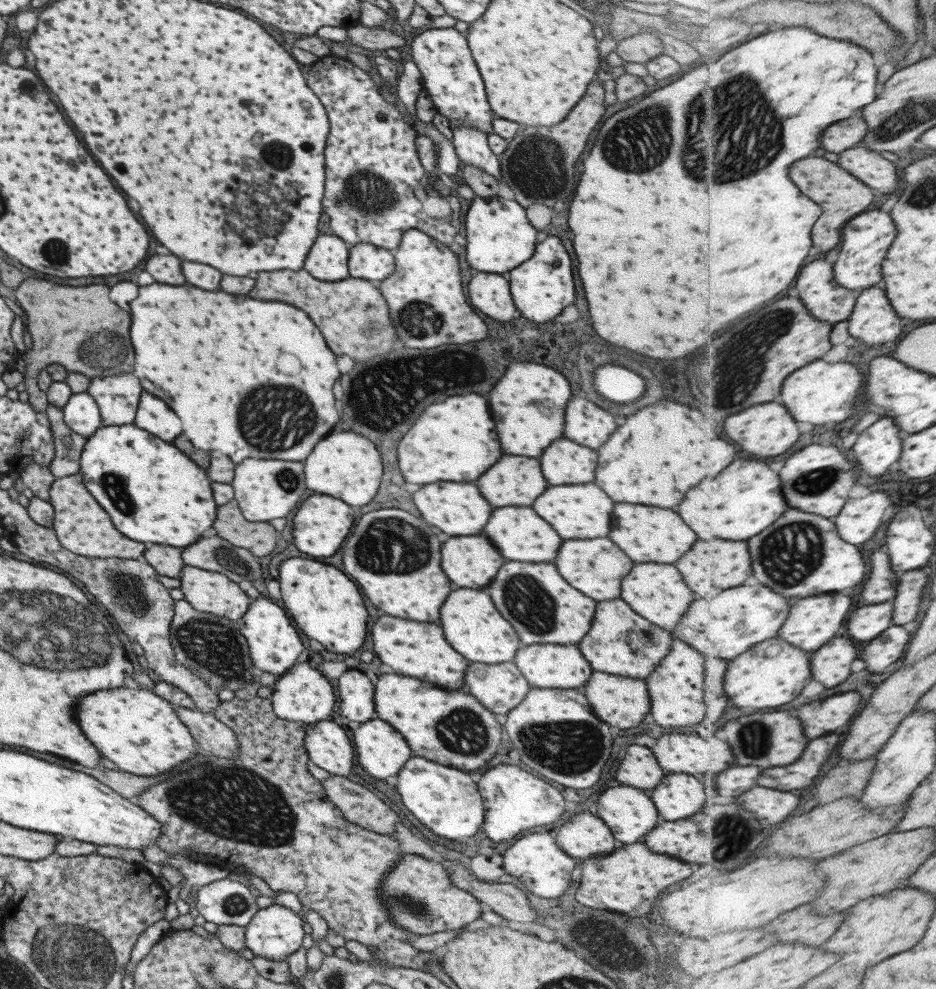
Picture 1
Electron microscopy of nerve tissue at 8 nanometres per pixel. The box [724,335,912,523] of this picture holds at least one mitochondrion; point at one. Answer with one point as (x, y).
(822, 480)

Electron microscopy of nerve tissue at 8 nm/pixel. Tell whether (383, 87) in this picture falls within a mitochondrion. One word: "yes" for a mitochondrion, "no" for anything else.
no

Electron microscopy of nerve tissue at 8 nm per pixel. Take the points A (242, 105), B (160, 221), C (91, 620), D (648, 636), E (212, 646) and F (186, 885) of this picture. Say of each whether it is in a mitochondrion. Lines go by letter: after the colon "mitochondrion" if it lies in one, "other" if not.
A: other
B: other
C: mitochondrion
D: mitochondrion
E: mitochondrion
F: other

